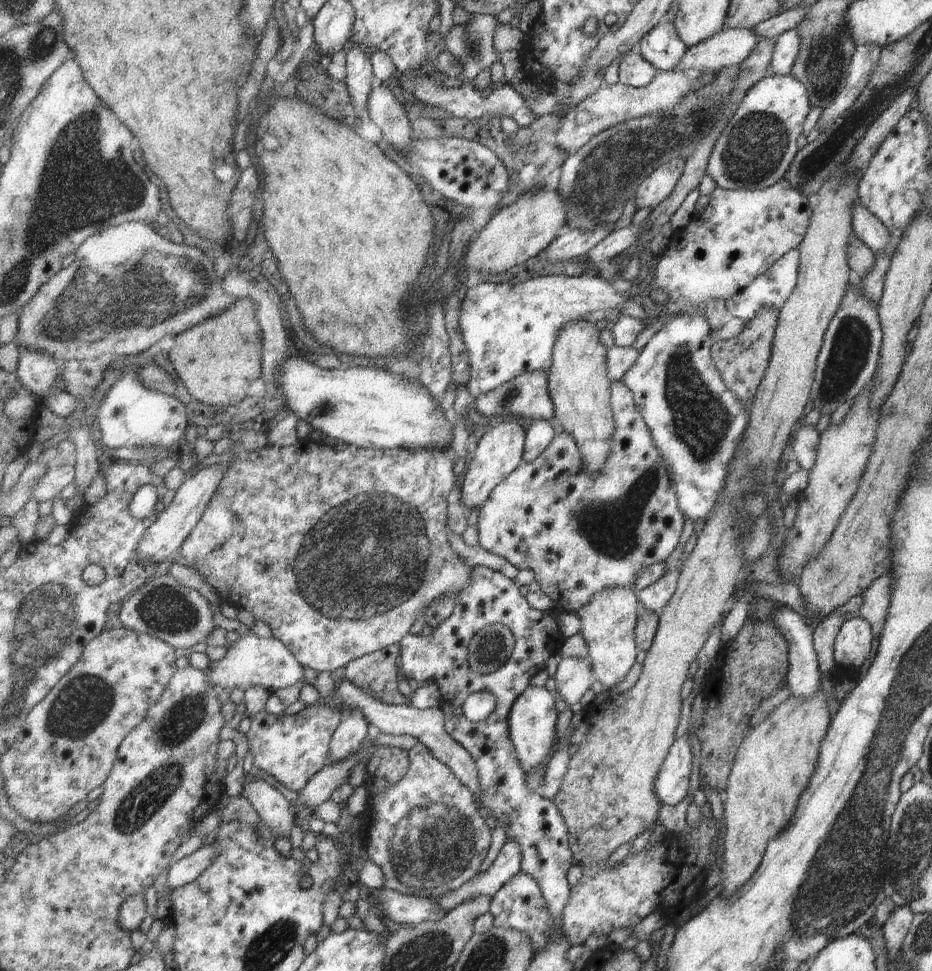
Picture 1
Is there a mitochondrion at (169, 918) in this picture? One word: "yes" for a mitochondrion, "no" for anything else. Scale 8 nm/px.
no

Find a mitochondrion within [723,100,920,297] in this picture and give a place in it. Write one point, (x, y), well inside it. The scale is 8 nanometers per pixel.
(816, 160)

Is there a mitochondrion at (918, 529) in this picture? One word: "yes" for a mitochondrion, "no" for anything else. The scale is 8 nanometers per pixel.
no

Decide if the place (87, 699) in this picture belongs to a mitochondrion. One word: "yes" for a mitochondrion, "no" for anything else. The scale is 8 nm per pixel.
yes

